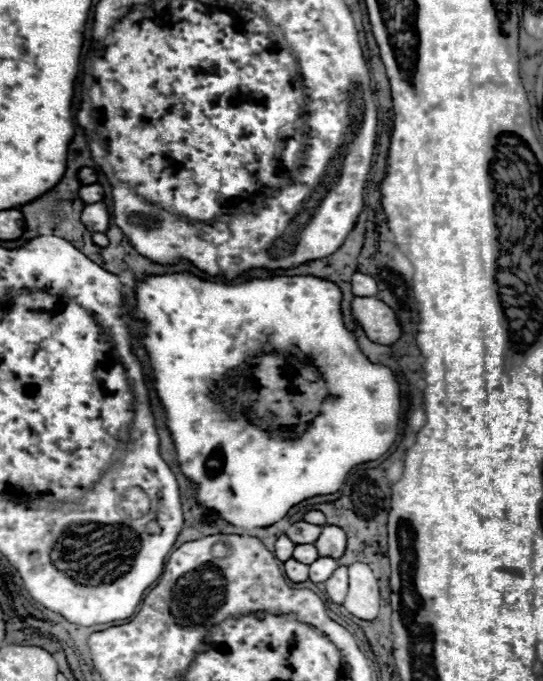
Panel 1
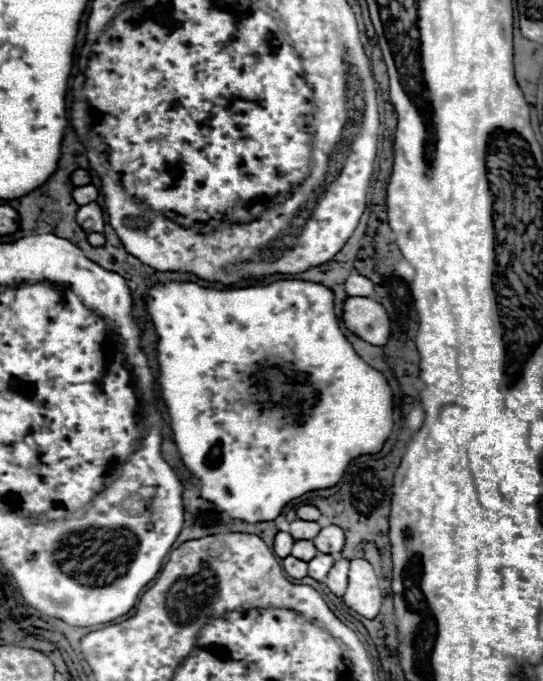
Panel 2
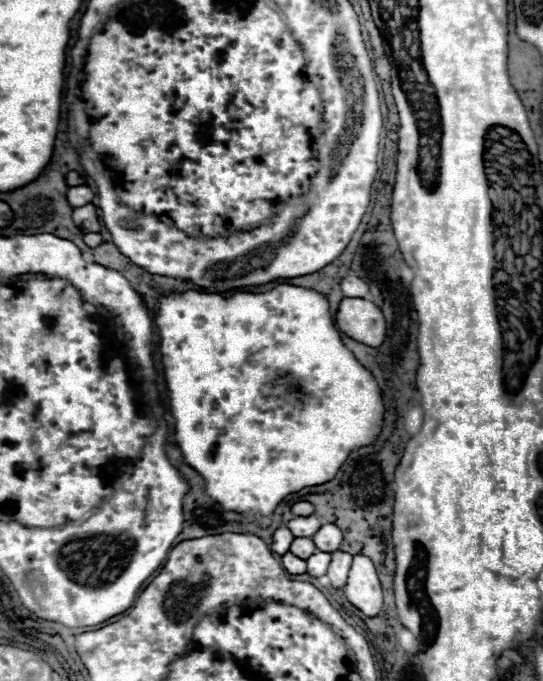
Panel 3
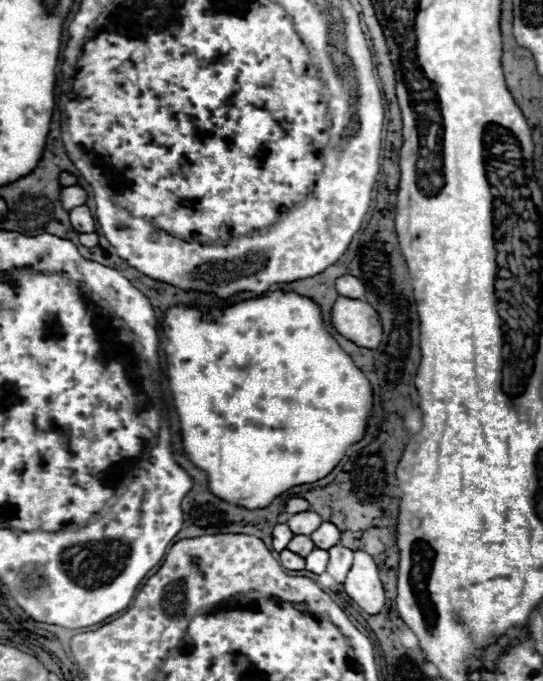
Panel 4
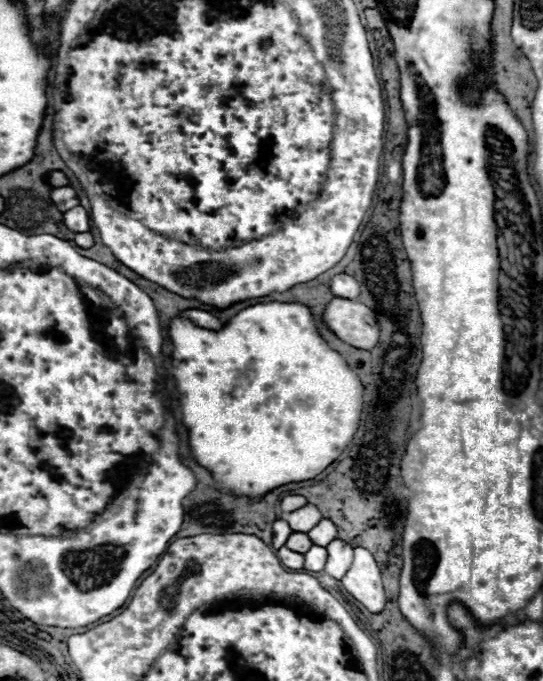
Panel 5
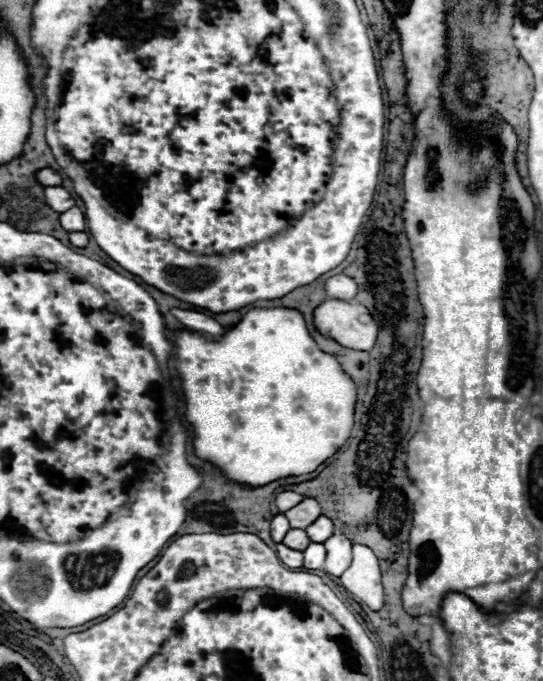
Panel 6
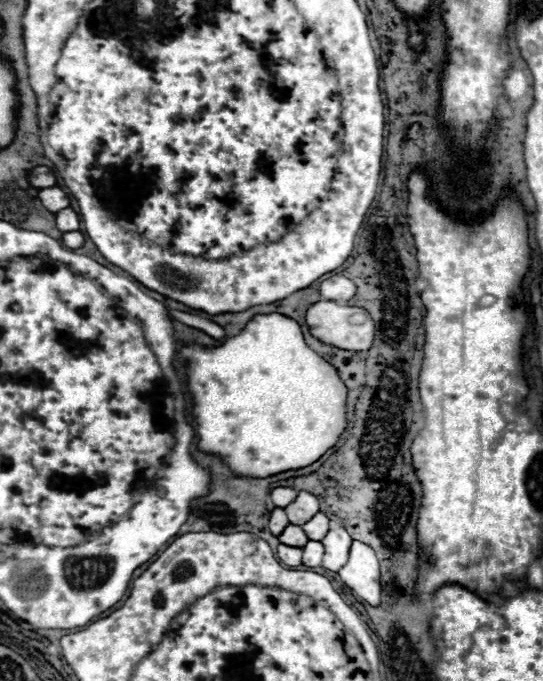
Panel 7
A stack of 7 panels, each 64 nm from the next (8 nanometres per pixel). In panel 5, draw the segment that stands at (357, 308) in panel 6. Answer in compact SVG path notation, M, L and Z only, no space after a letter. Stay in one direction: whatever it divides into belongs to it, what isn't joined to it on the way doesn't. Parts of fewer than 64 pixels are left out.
M332 298L322 312L322 322L346 344L372 350L380 336L380 328L368 306L344 298Z

